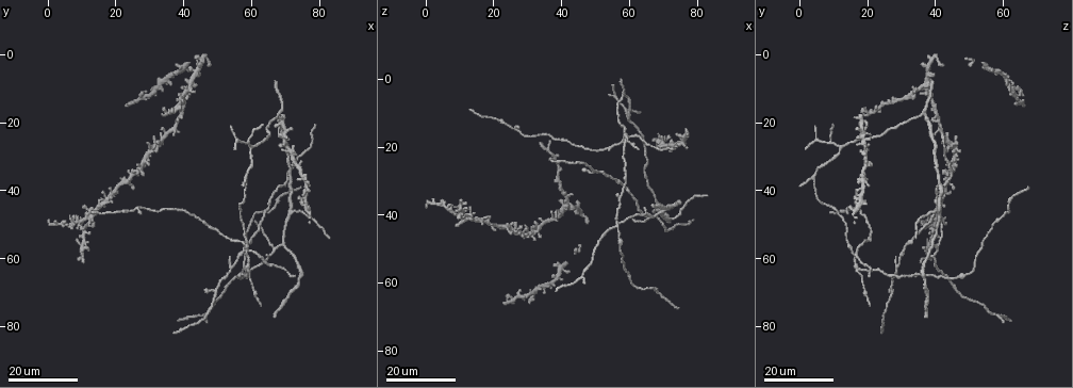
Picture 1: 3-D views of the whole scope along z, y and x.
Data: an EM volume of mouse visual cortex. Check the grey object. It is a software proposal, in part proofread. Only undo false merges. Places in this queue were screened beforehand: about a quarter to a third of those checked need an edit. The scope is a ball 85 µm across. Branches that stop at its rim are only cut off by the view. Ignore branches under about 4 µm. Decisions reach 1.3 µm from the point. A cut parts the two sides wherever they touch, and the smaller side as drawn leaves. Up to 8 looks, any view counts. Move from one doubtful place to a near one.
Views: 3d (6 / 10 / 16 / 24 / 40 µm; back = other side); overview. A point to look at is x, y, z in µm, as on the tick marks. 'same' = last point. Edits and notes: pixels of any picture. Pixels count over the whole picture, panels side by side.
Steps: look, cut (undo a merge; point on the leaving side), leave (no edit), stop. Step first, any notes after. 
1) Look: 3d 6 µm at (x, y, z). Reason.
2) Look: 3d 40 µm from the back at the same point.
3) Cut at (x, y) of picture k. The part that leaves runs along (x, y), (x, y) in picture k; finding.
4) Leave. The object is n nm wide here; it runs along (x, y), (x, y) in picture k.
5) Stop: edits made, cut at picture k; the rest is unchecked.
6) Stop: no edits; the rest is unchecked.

Look: 3d 24 µm at (56.5, 65.5, 42.0). Four-way junction.

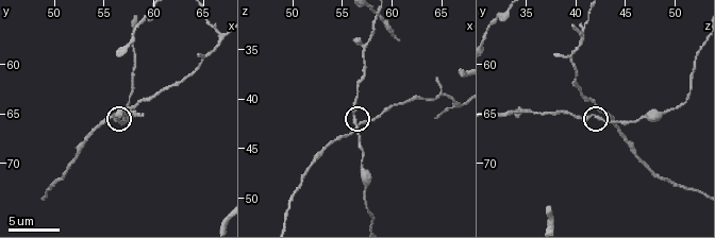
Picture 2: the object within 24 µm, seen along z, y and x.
Look: 3d 10 µm at (56.2, 65.6, 42.2).

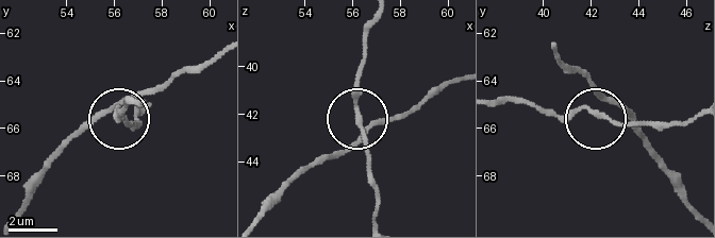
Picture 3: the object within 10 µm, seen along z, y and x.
Leave. 4 arms meet here; it runs along (454, 79), (399, 117), (365, 128), (356, 114), (363, 54) in picture 3; one neuron here.

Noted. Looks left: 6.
Look: 3d 16 µm at (70.0, 38.0, 42.0). Arms part here.

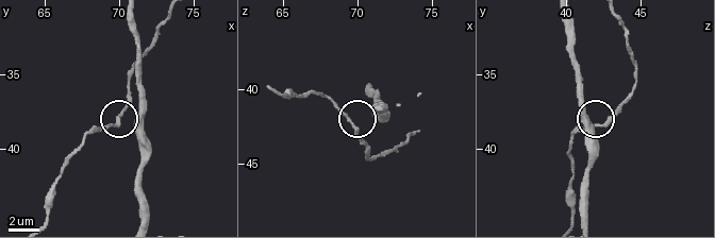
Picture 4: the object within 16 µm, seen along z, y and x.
Look: 3d 6 µm at (69.8, 38.4, 42.6).

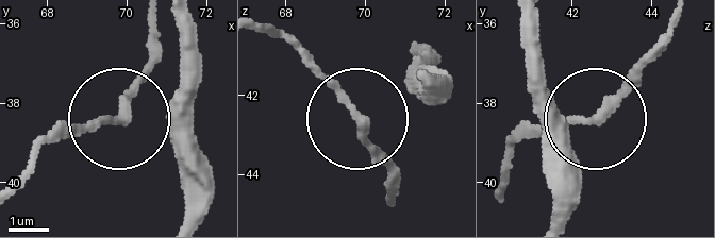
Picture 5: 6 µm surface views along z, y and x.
Look: 3d 6 µm from the back at (69.85, 38.40, 42.65). From behind.

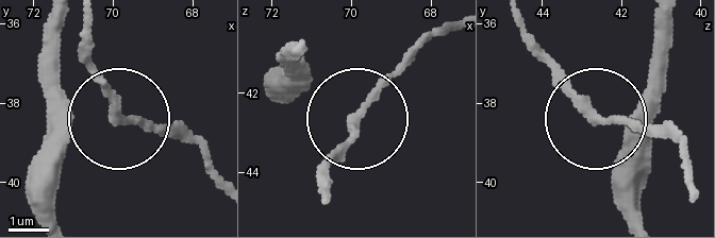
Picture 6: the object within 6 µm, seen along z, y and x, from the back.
Leave. 3 arms meet here; continuous, no second neuron.

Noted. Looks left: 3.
Look: 3d 16 µm at (72.0, 46.0, 41.5).

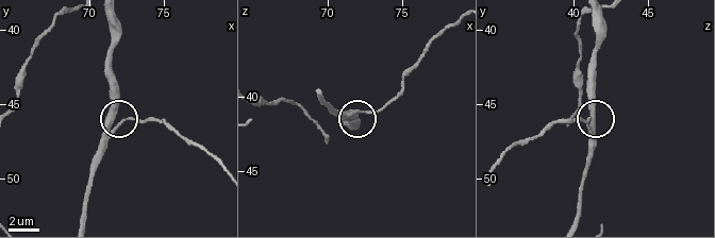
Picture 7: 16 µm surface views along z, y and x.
Look: 3d 10 µm at (72.4, 46.4, 40.8).

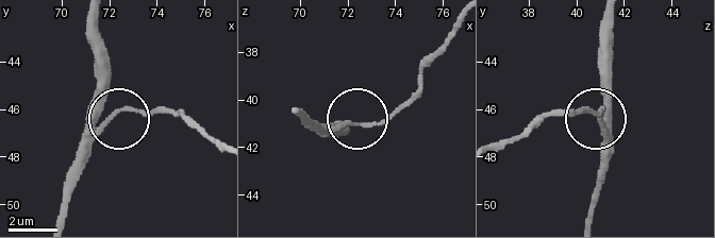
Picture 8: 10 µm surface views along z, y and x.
Leave. The side arm is 18 µm long; one neuron here.

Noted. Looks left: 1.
Stop: no edits; the rest is unchecked.

